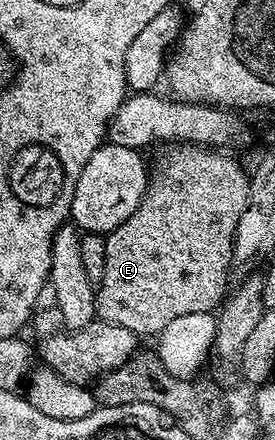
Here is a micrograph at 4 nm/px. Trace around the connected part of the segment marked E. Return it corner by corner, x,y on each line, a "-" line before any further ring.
172,145
164,150
166,151
161,153
156,167
154,163
154,170
151,172
148,184
148,192
144,194
144,200
140,202
138,209
134,209
134,213
130,217
126,217
126,221
122,221
122,225
118,225
118,229
108,232
105,238
106,273
102,273
102,281
96,287
97,316
101,320
112,322
116,326
132,331
137,337
143,337
143,335
159,336
160,332
166,329
166,325
170,324
170,321
177,320
178,317
183,317
190,313
215,312
225,302
226,296
230,291
228,274
231,273
232,267
234,268
234,260
232,258
234,237
238,229
238,221
242,221
242,212
246,210
246,201
248,200
249,172
247,170
244,172
228,156
231,154
221,154
219,150
209,149
204,145

